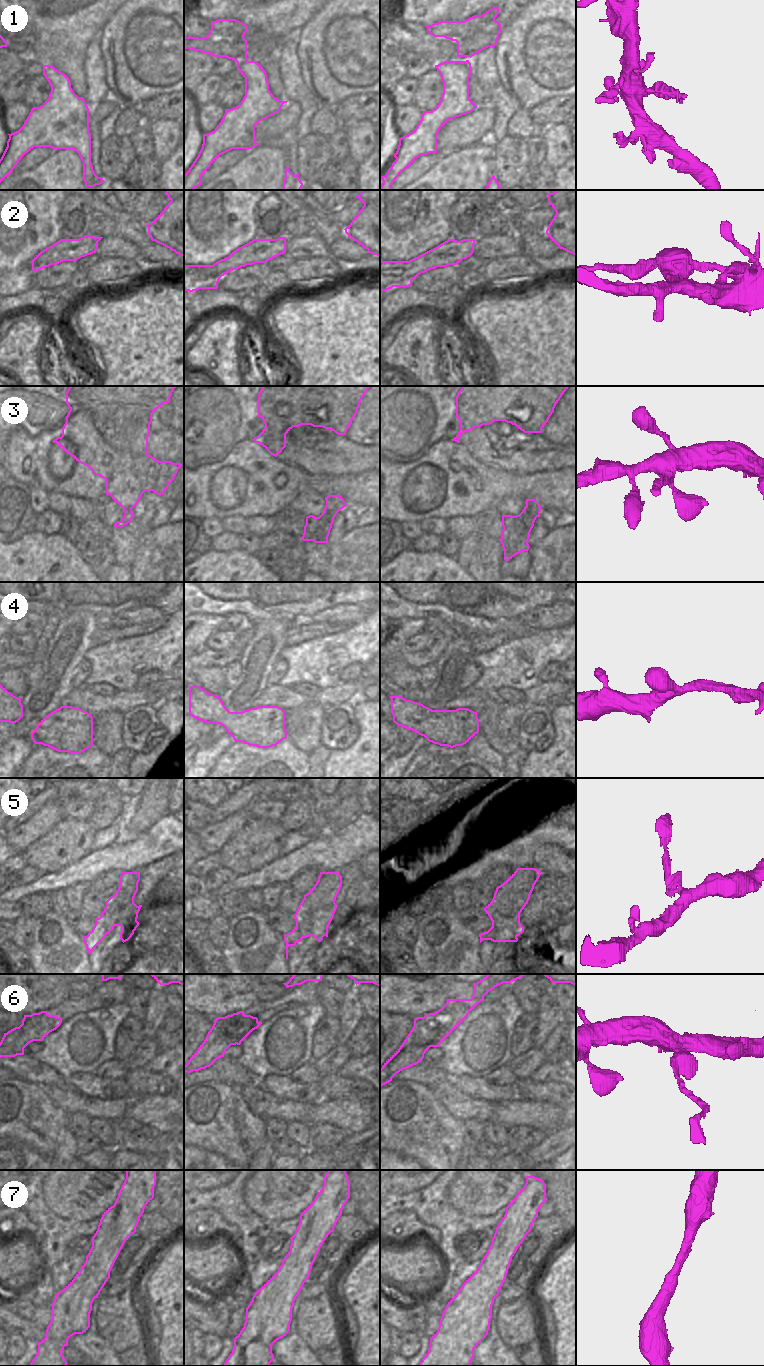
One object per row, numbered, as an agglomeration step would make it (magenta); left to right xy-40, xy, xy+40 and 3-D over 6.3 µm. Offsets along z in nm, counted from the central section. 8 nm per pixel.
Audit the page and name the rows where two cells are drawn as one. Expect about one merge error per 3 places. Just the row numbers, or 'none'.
2, 6

